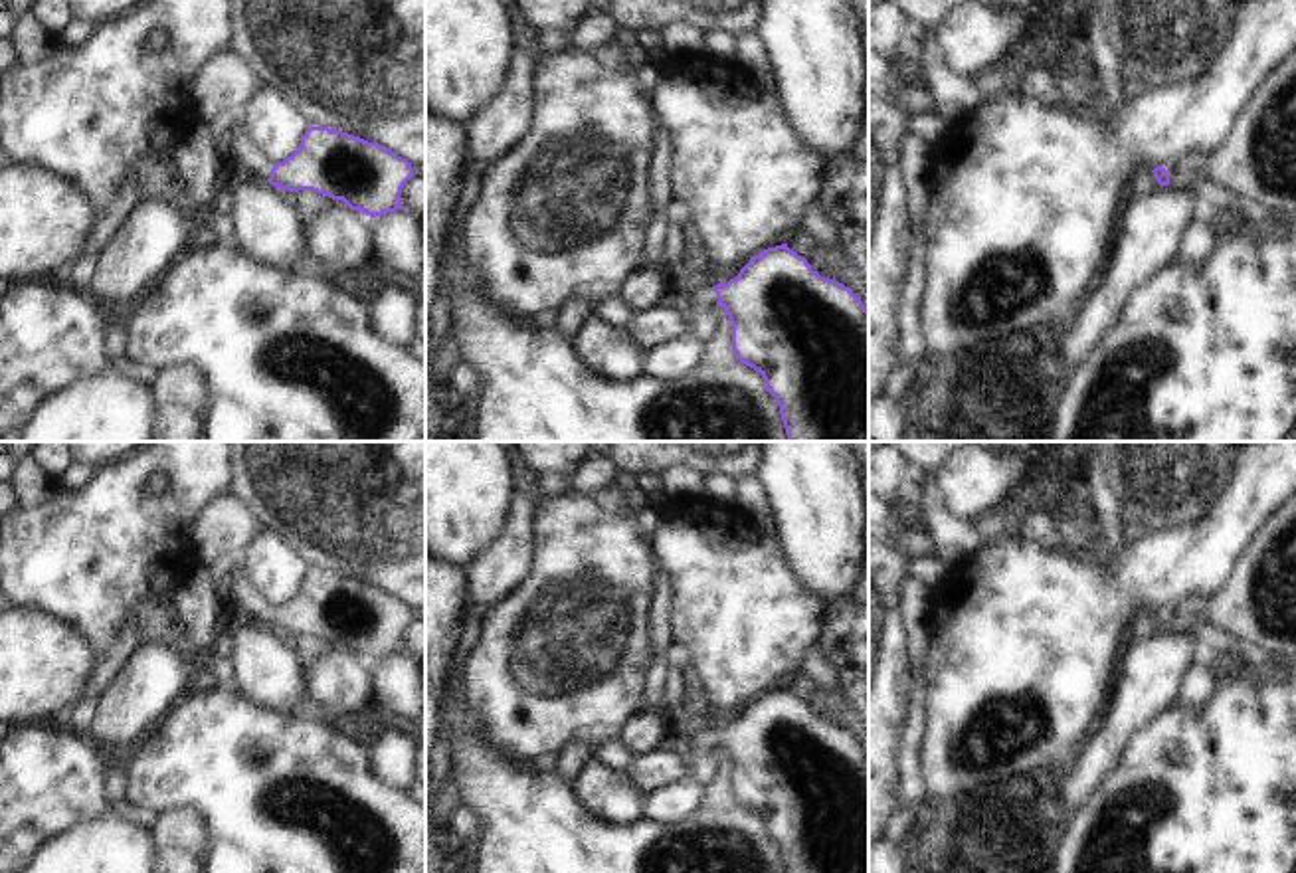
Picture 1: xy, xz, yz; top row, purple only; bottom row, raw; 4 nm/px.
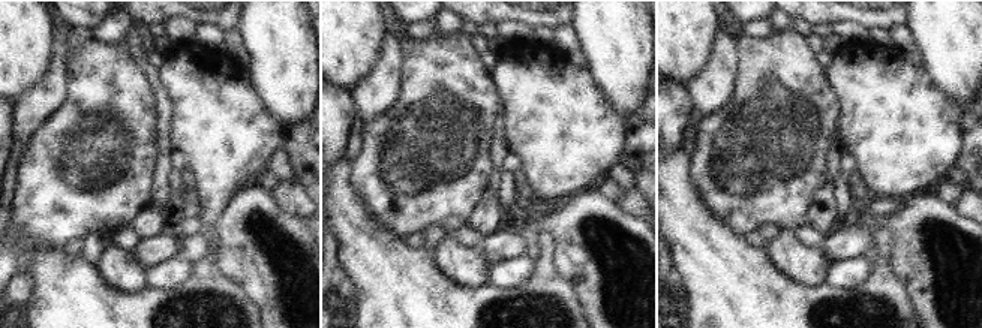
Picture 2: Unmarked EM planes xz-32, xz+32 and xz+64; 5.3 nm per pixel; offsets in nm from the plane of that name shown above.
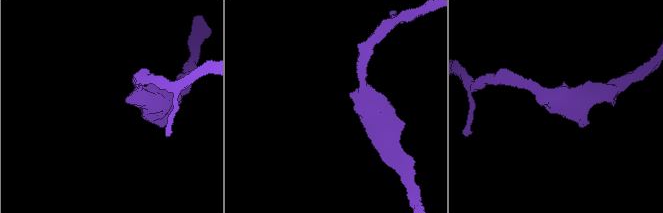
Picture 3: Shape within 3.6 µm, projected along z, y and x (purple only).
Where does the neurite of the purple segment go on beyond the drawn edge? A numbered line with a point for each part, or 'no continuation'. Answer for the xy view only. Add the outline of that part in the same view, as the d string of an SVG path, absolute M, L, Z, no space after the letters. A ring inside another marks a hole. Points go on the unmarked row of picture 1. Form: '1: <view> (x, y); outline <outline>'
1: xy (240, 592); outline M233 572L222 588L231 612L257 626L269 626L269 616L275 610L245 576L245 572Z

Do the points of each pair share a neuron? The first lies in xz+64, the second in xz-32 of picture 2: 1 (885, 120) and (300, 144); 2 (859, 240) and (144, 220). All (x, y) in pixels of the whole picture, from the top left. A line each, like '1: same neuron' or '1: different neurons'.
1: different neurons
2: different neurons

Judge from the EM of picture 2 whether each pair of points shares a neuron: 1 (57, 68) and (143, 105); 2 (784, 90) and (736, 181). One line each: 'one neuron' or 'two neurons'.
1: two neurons
2: one neuron

